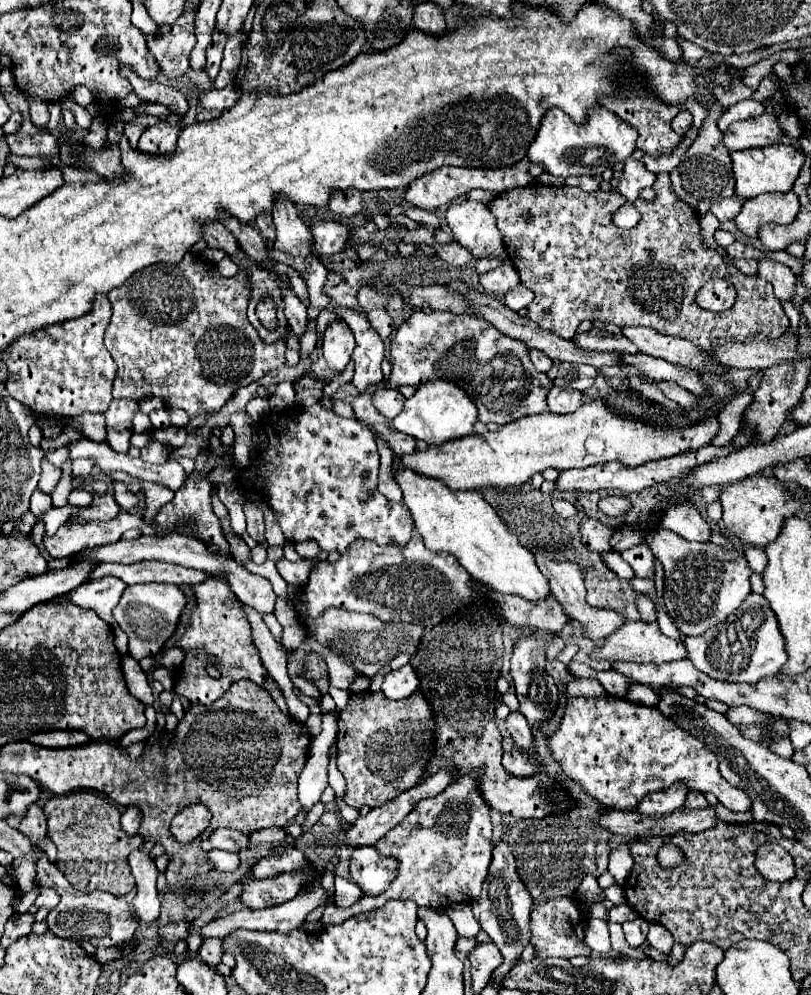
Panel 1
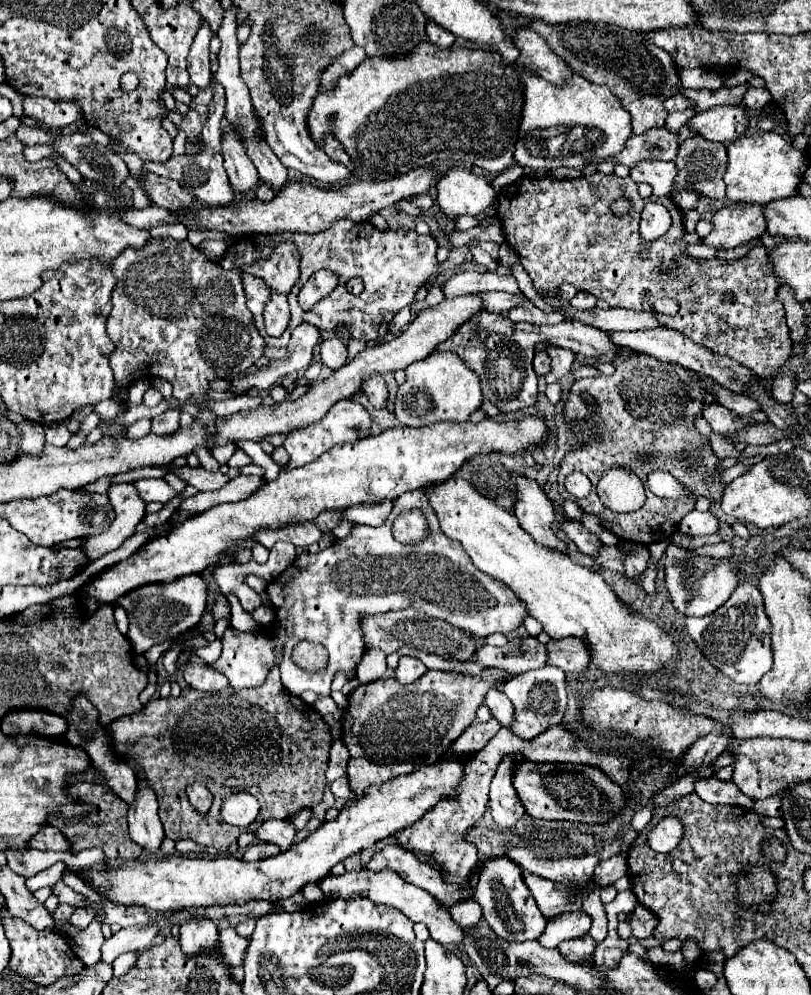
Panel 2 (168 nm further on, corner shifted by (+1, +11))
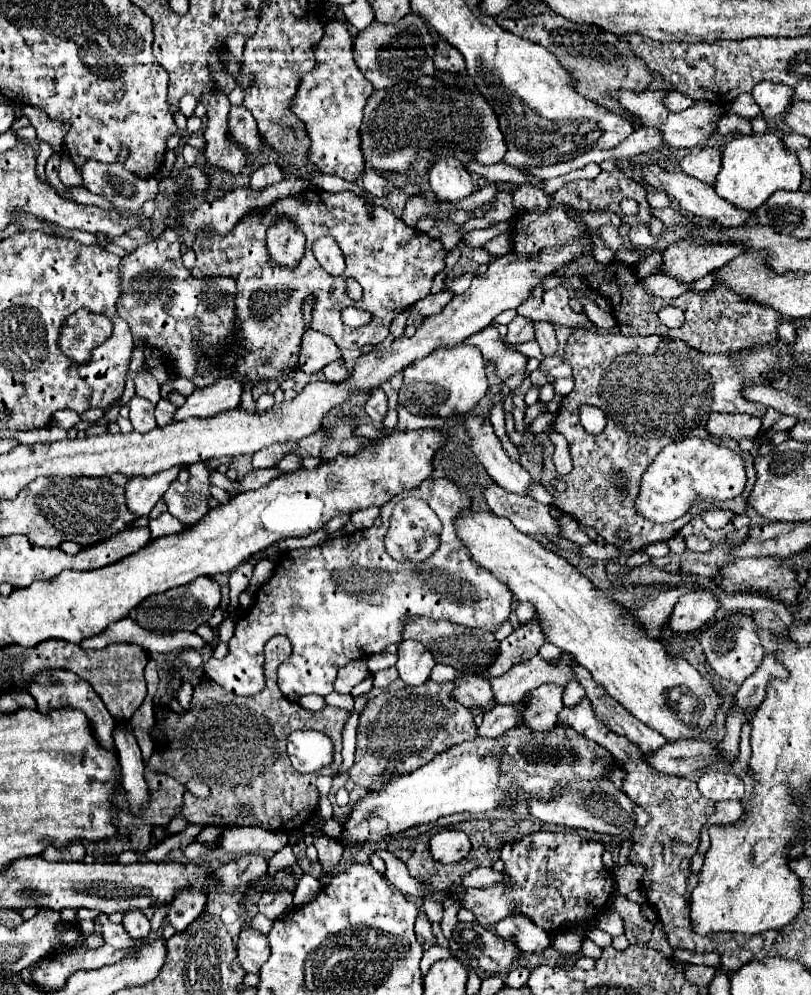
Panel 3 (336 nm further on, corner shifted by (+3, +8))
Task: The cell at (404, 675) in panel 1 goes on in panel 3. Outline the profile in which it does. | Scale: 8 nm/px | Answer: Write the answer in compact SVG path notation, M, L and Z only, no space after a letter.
M403 640L399 644L397 652L397 670L399 678L409 686L419 686L427 682L433 666L435 666L433 654L417 640Z

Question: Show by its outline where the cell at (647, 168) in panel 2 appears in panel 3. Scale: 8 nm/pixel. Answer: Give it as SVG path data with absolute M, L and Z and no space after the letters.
M651 166L645 174L645 180L649 186L653 186L655 190L665 190L669 196L673 196L679 204L681 210L697 216L697 218L705 218L709 222L717 222L721 226L743 226L753 214L751 212L745 212L743 208L733 208L733 204L729 204L727 200L723 200L721 196L717 196L715 188L709 186L709 184L703 184L701 180L697 178L691 178L683 172L663 172L661 168L657 166Z

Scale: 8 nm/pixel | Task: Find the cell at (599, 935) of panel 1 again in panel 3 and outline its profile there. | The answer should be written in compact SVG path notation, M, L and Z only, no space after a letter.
M591 930L591 932L589 932L589 940L593 940L597 946L605 948L605 946L611 946L613 936L611 936L611 934L607 934L605 930Z

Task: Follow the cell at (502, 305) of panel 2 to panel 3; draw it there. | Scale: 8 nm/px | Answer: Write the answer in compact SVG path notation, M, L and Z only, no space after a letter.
M557 286L547 290L541 298L531 297L521 303L517 314L531 320L547 320L551 324L567 324L569 328L583 328L589 326L589 318L583 312L573 312L567 304L567 288Z

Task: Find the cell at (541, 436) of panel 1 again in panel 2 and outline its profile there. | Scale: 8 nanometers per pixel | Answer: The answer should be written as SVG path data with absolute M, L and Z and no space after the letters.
M525 415L513 421L503 421L497 423L493 419L483 419L479 423L435 423L427 427L391 427L379 435L369 435L357 443L345 443L345 445L335 445L327 453L323 453L319 459L305 467L297 469L283 469L279 477L271 483L265 483L261 489L257 489L251 497L239 501L239 503L223 503L217 507L211 507L203 511L201 515L195 515L187 519L183 525L173 527L171 533L165 537L153 539L145 543L139 551L135 551L129 559L109 567L103 571L95 581L85 585L79 593L83 599L83 607L95 609L99 603L113 603L117 597L125 595L131 589L137 589L137 585L147 585L147 583L157 583L157 581L175 581L177 577L189 575L189 573L201 573L207 567L217 565L223 557L233 553L237 547L237 541L249 541L253 533L259 527L269 527L269 529L281 529L289 523L305 523L313 521L321 511L325 509L345 509L357 503L379 503L383 499L397 499L405 491L415 491L423 489L429 483L443 483L451 479L459 467L465 465L471 457L477 455L489 455L489 453L507 453L507 455L521 455L523 451L533 451L535 447L545 447L549 441L549 427L543 415Z

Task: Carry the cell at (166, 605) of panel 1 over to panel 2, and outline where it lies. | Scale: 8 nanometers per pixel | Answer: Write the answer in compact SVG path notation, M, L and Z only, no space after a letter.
M185 575L173 583L141 585L119 597L115 603L129 615L129 631L125 637L131 641L135 653L145 653L149 647L171 641L199 623L207 607L207 585L199 575Z

